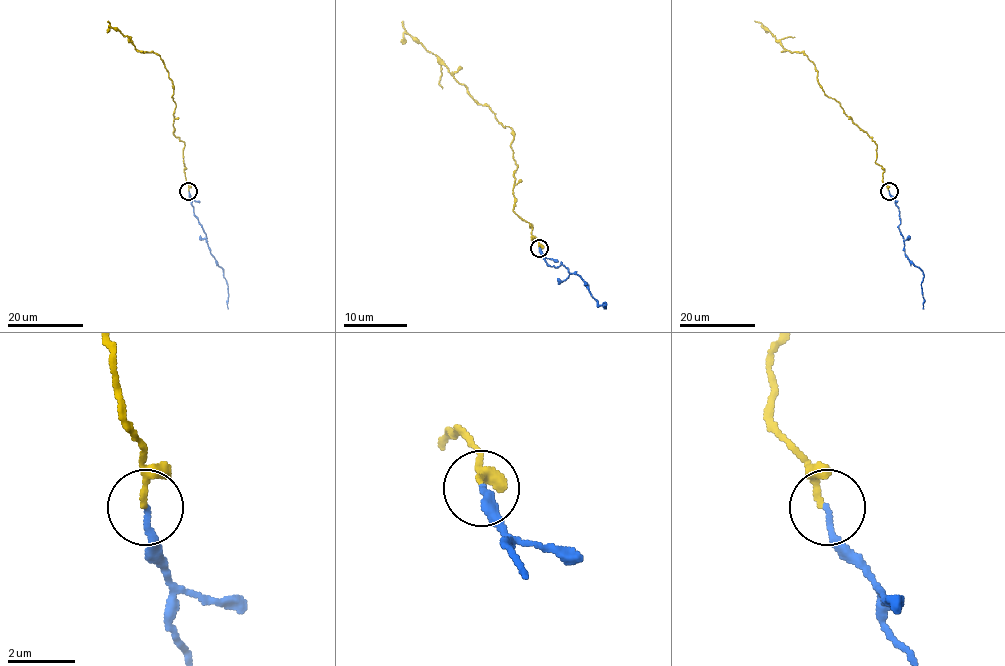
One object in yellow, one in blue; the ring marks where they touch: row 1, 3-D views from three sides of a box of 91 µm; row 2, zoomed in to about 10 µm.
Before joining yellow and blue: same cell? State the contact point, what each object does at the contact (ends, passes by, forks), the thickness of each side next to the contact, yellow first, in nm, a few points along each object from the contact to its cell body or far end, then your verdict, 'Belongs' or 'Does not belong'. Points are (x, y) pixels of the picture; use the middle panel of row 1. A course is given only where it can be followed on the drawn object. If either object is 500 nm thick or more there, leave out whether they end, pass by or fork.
Place: (539, 248). At the ring yellow ends. At the ring blue ends. Thickness 170 nm (yellow) against 160 nm. Course of yellow: (538, 247), (532, 227), (513, 209), (518, 164), (513, 131), (434, 54), (406, 33), (402, 44). Course of blue: (538, 247), (548, 265), (562, 265), (569, 273), (577, 275), (598, 307), (604, 302), (606, 307). Belongs

